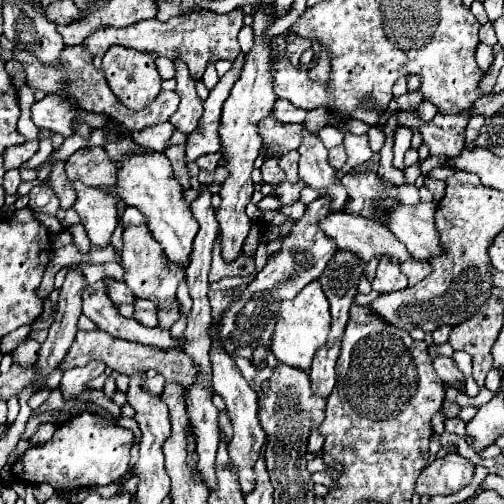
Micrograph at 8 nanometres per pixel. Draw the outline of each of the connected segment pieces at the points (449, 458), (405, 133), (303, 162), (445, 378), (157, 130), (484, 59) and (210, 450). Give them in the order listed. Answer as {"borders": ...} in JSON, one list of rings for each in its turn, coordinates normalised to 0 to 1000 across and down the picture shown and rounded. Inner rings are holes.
{"borders":[[[[909,899],[865,909],[825,952],[825,976],[833,984],[849,980],[905,980],[933,960],[942,923]]],[[[790,254],[786,270],[782,270],[782,333],[802,337],[802,302],[813,294],[813,278],[817,278],[817,262],[813,254]]],[[[599,262],[599,286],[591,290],[595,306],[595,353],[623,373],[643,373],[659,389],[659,417],[675,421],[687,405],[683,369],[671,365],[667,337],[651,325],[651,298],[631,274],[631,266]]],[[[865,706],[857,714],[861,722],[861,734],[869,738],[873,754],[877,758],[889,758],[889,762],[901,762],[901,766],[917,766],[921,762],[921,742],[905,730],[901,714],[889,710],[889,706]]],[[[325,242],[325,246],[310,246],[310,250],[298,250],[290,258],[278,258],[278,262],[250,262],[250,266],[258,278],[270,278],[282,290],[294,290],[294,294],[306,294],[310,302],[321,302],[333,274],[341,270],[341,250],[333,242]]],[[[952,87],[952,91],[944,95],[944,123],[948,123],[948,135],[952,135],[956,143],[968,143],[972,131],[976,131],[976,123],[980,123],[980,103],[976,103],[976,95],[964,91],[964,87]]],[[[389,762],[389,770],[373,774],[369,790],[373,806],[373,829],[381,833],[389,849],[389,877],[393,877],[393,929],[405,937],[409,960],[417,968],[429,968],[429,940],[425,940],[425,913],[429,913],[429,889],[433,889],[433,813],[421,802],[421,786]]]]}

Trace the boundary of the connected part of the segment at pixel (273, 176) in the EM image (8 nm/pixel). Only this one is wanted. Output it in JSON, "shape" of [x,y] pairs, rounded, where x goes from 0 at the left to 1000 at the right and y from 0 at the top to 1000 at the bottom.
{"shape":[[[552,313],[524,317],[520,353],[524,353],[524,361],[536,361],[536,365],[552,365],[563,357],[563,341],[552,333]]]}

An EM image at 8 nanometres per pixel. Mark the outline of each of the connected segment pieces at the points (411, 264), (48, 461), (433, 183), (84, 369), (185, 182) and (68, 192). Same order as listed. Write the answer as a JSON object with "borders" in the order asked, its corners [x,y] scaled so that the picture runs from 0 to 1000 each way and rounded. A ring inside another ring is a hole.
{"borders":[[[[813,512],[802,524],[794,524],[794,536],[810,552],[810,560],[821,567],[821,563],[829,563],[833,556],[841,556],[857,540],[857,528],[849,520],[829,520],[829,516]]],[[[167,813],[139,829],[135,837],[119,841],[91,881],[60,885],[48,897],[48,905],[32,913],[24,937],[32,940],[36,952],[48,952],[56,960],[91,956],[115,976],[210,964],[230,956],[254,933],[262,877],[266,877],[262,853],[230,845],[210,829]]],[[[847,351],[841,357],[839,371],[857,383],[861,391],[859,401],[863,405],[873,401],[873,397],[879,393],[883,385],[883,365],[873,357],[865,357],[865,355]]],[[[187,714],[171,726],[159,726],[159,730],[143,730],[135,738],[127,738],[123,746],[123,758],[119,758],[119,774],[127,782],[127,794],[143,790],[143,786],[155,786],[171,774],[171,758],[179,758],[183,750],[198,746],[206,738],[210,722],[198,718],[198,714]]],[[[361,286],[361,290],[341,290],[341,294],[333,294],[333,298],[329,298],[329,310],[333,310],[333,317],[341,321],[341,337],[345,337],[349,357],[357,357],[357,365],[361,365],[369,377],[377,377],[381,369],[377,369],[377,341],[373,341],[373,333],[369,333],[369,294],[365,294],[365,286]]],[[[111,321],[111,325],[107,325],[107,337],[103,337],[103,345],[99,345],[99,361],[103,361],[107,385],[119,393],[123,417],[143,413],[143,405],[147,405],[147,397],[151,397],[151,377],[147,377],[143,361],[139,361],[135,349],[131,349],[127,321]]]]}

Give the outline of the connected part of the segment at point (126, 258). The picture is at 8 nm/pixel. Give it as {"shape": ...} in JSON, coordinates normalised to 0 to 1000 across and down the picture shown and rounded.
{"shape":[[[250,448],[246,452],[246,488],[242,488],[242,520],[250,536],[250,563],[262,571],[270,591],[302,595],[313,607],[317,651],[337,651],[353,631],[353,595],[349,595],[349,567],[365,556],[365,540],[341,524],[321,488],[310,480],[302,460],[282,448]]]}

